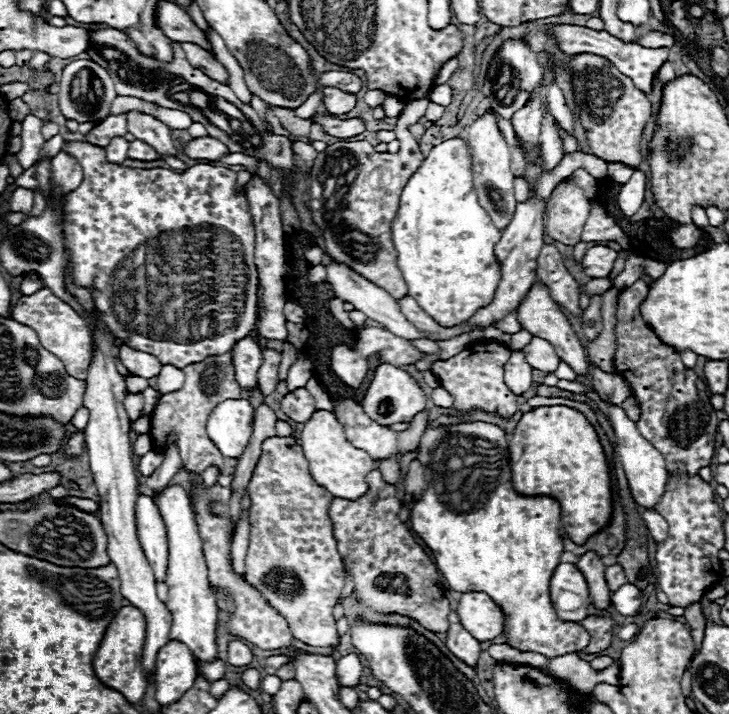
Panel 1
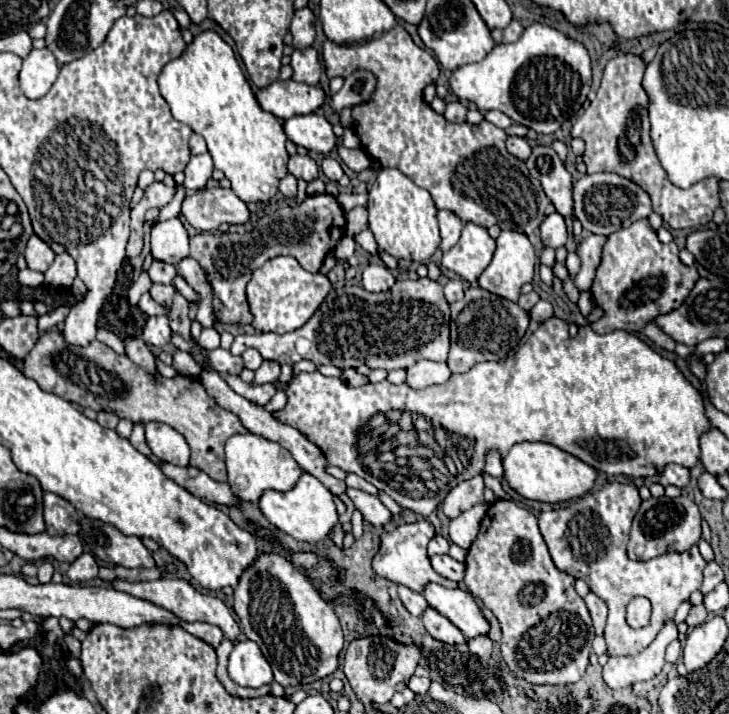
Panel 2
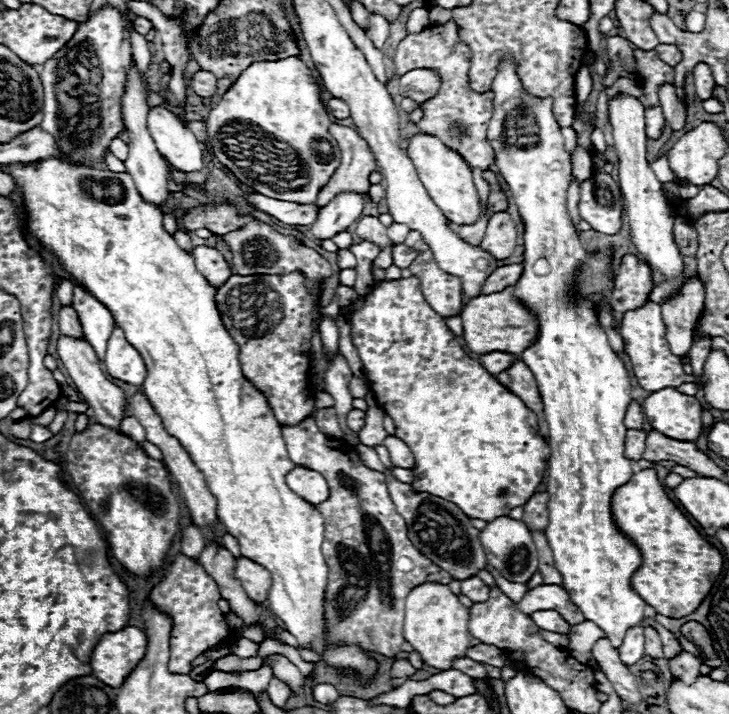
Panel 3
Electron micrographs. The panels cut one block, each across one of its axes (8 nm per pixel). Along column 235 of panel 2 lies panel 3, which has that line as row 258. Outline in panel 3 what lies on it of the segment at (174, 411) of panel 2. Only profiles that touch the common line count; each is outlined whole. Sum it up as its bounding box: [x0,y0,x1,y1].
[404,230,462,316]

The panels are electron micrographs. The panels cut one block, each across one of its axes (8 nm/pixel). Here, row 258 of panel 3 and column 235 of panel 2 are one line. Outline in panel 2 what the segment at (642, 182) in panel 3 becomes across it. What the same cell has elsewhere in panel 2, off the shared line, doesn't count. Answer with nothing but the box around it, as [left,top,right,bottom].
[228,640,274,688]

